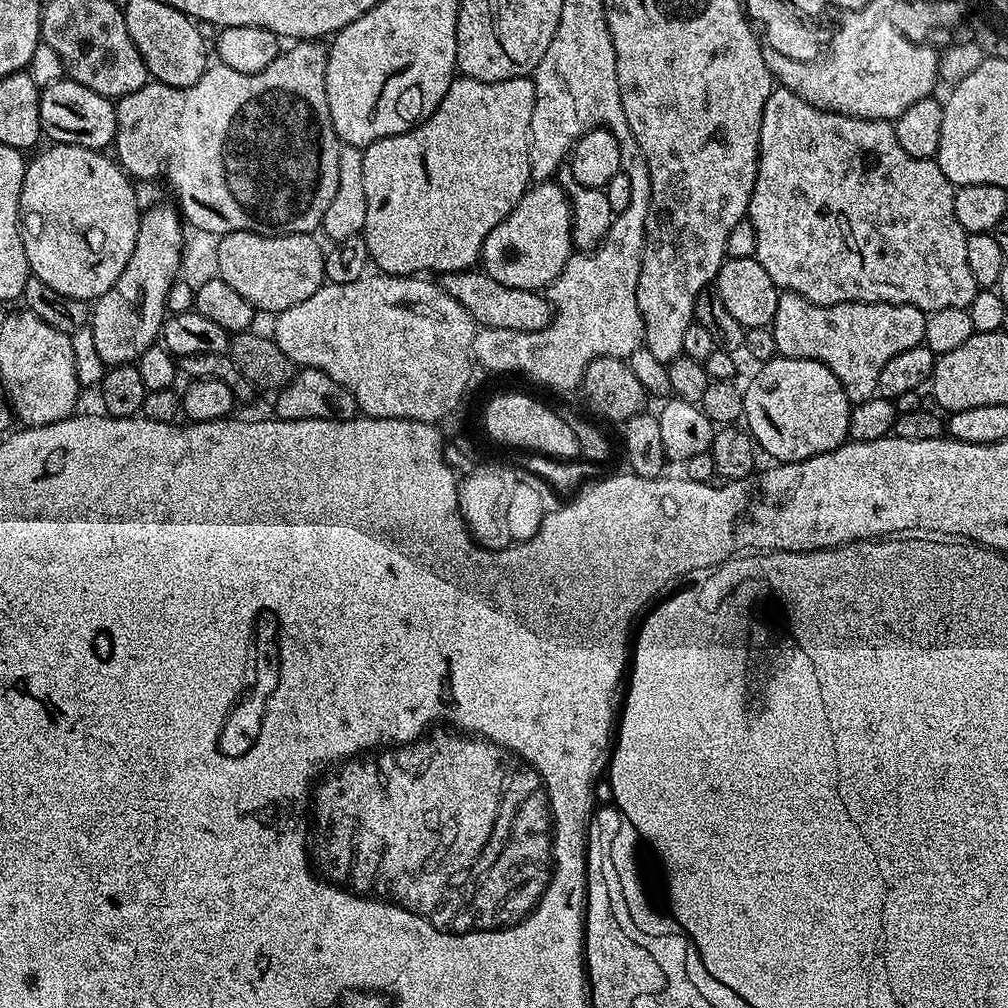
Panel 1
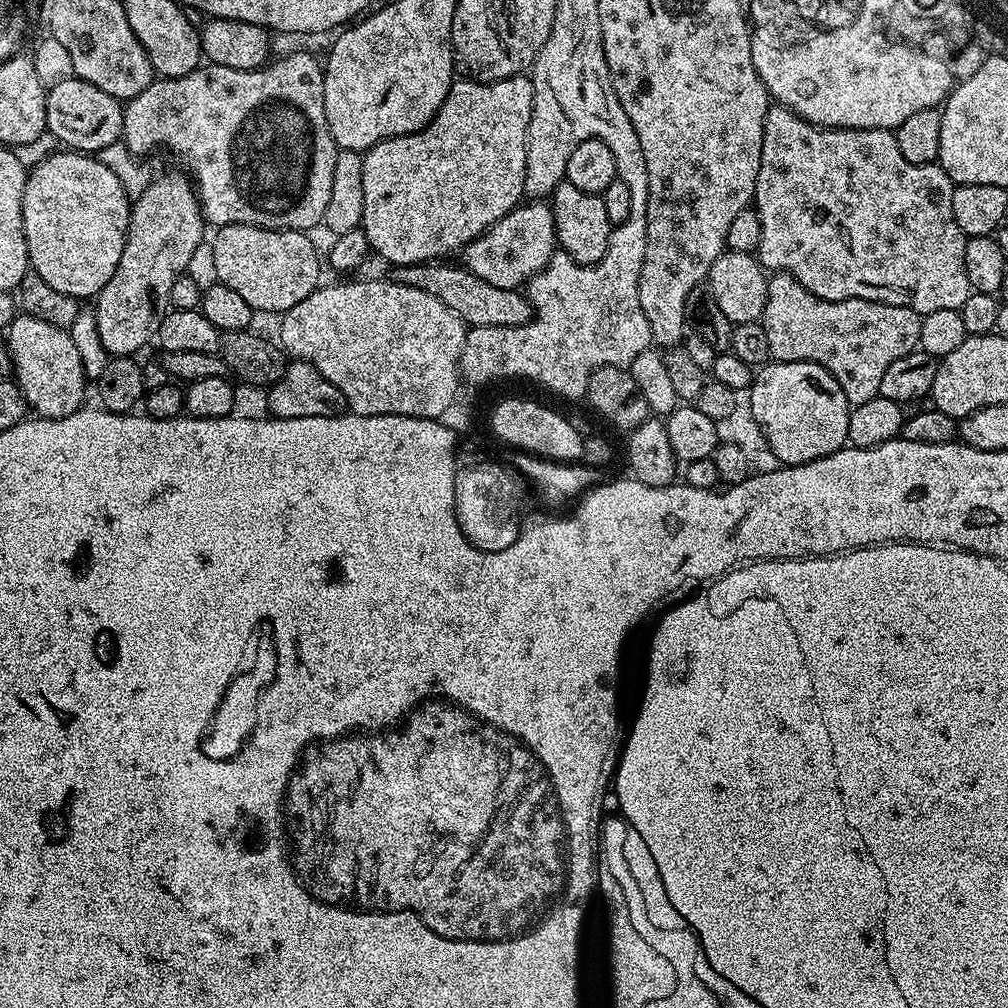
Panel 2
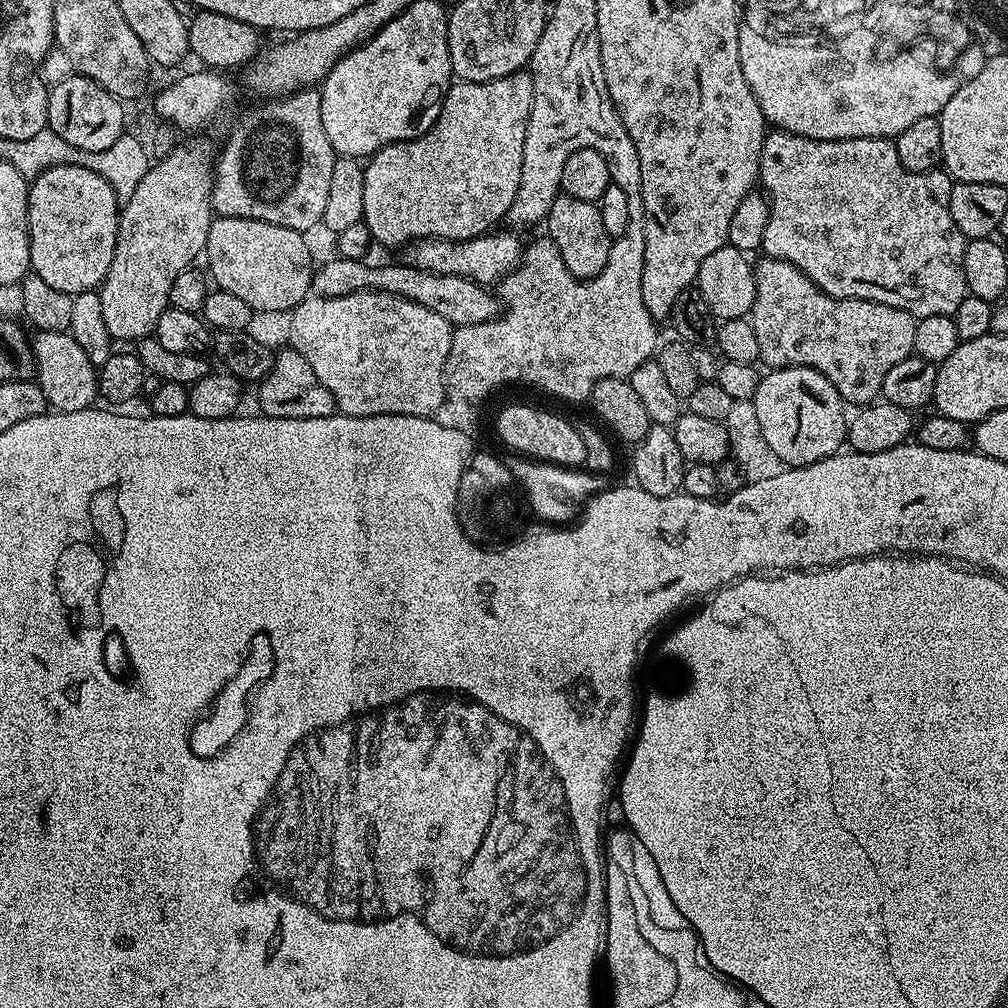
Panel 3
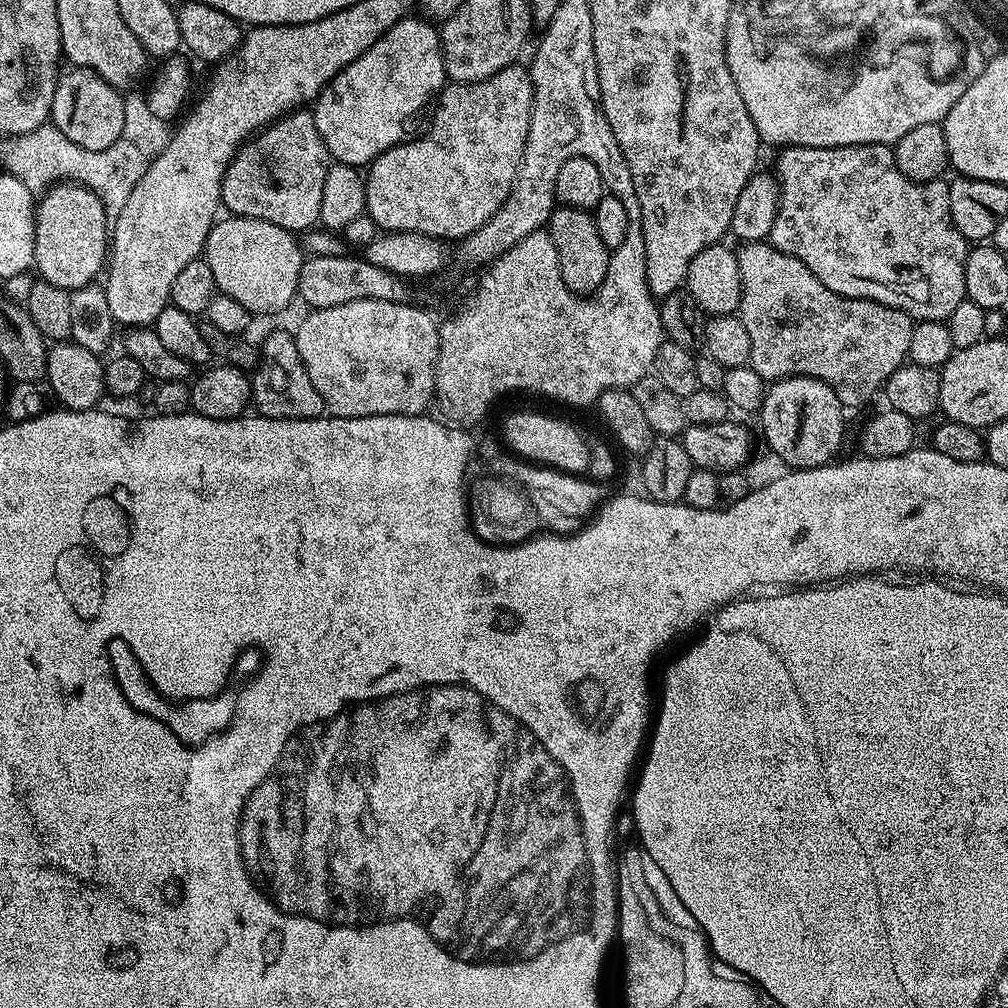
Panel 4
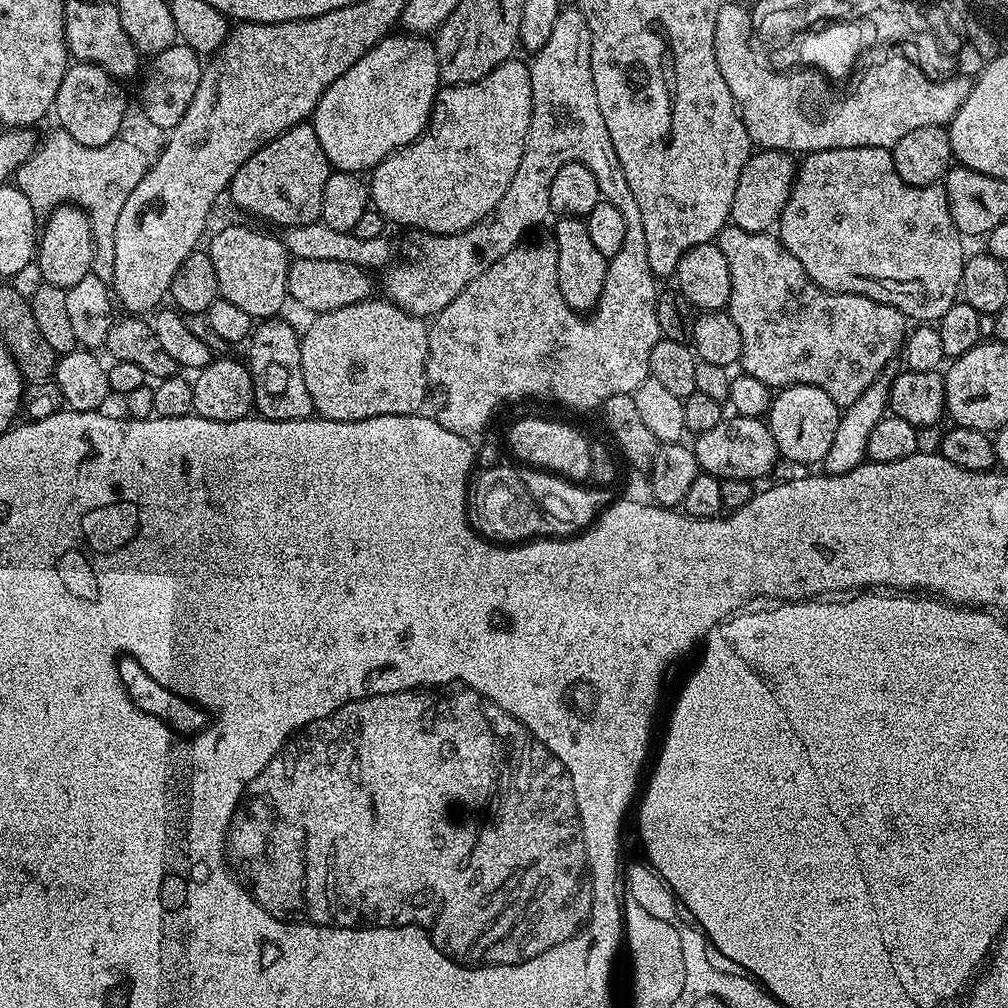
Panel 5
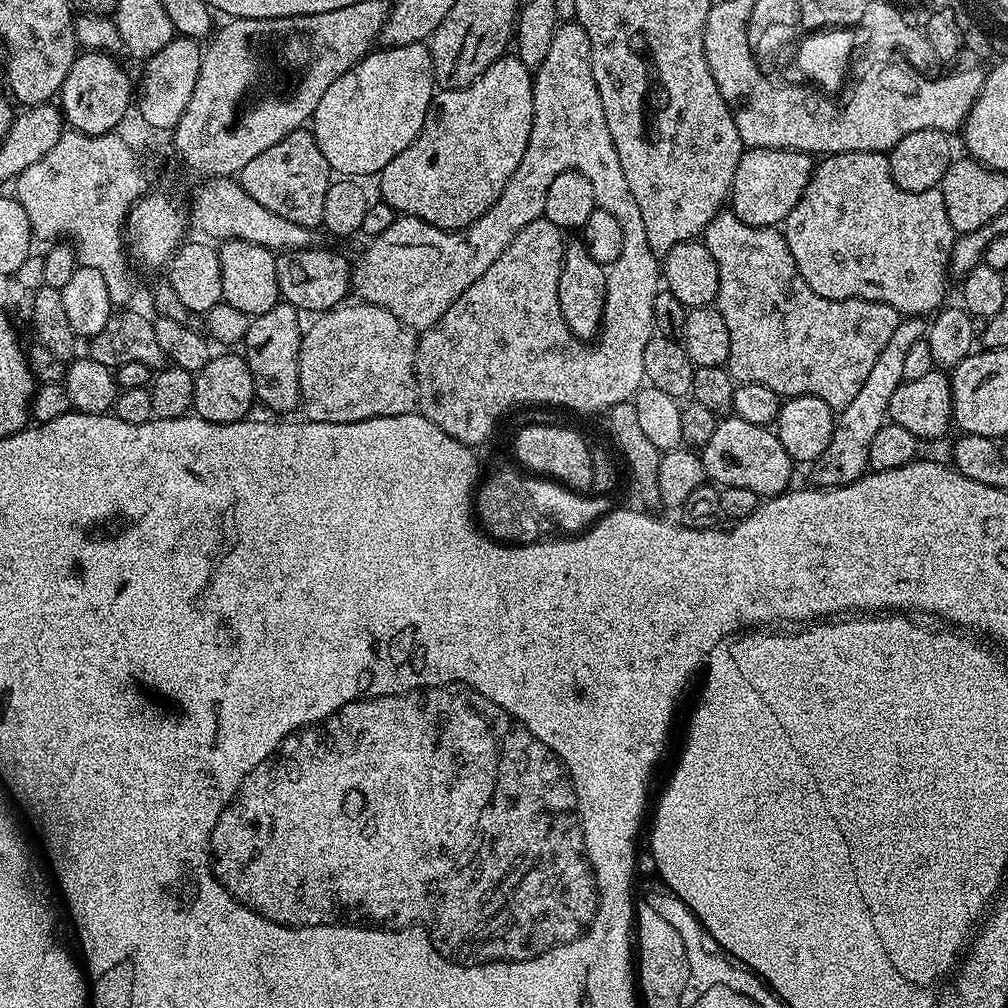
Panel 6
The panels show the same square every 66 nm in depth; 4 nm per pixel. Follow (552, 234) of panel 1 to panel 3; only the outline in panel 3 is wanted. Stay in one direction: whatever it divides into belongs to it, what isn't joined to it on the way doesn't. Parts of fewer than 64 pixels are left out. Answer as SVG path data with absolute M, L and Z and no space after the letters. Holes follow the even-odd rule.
M492 230L469 240L439 240L433 236L425 240L417 240L404 245L402 260L403 263L414 266L418 270L426 270L430 274L454 274L465 276L485 286L496 286L506 274L516 269L525 249L525 245L520 244L519 238L514 233L500 231Z

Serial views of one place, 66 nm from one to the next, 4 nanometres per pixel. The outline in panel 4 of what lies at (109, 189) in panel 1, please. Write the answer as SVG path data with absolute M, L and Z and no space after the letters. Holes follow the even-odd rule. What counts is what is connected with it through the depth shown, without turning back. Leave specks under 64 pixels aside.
M57 182L39 197L34 234L34 268L39 279L59 288L81 288L105 271L109 255L110 217L99 194L79 182Z

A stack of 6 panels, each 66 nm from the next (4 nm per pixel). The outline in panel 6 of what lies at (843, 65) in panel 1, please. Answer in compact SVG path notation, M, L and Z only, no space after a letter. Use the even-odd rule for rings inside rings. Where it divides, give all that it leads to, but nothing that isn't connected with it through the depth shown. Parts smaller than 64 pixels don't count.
M713 3L710 14L708 15L708 27L704 29L704 53L708 59L710 66L710 74L714 74L714 82L718 82L718 90L722 94L722 98L726 101L729 108L732 109L732 117L738 126L738 134L742 138L745 149L750 148L795 148L798 152L807 152L809 154L831 154L834 152L883 152L885 154L892 151L892 148L898 142L902 142L902 138L906 138L906 134L914 134L914 130L942 130L949 134L955 133L954 130L963 129L964 121L968 119L970 110L974 106L974 102L978 98L978 94L984 85L985 73L980 68L974 70L956 70L953 71L953 76L946 76L940 74L935 78L923 76L918 70L914 69L913 72L908 72L908 67L900 68L900 82L896 82L896 74L894 74L894 82L890 78L890 88L866 88L866 98L864 92L856 93L856 101L848 106L842 112L837 112L836 108L831 107L831 100L826 102L821 100L820 96L816 96L815 91L810 92L804 82L798 84L771 84L770 81L764 77L764 72L759 68L757 57L753 55L750 42L747 41L747 30L744 28L728 28L728 18L726 18L728 10L722 6L719 8L716 3Z

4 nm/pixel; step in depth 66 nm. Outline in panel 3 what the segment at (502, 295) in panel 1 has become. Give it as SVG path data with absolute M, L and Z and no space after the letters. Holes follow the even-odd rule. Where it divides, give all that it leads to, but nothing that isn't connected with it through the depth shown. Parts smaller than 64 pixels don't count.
M333 258L317 267L312 274L312 292L318 296L345 296L355 292L389 292L398 298L406 298L442 314L446 322L456 328L474 326L486 320L494 320L500 315L500 297L491 287L474 282L465 276L454 274L430 274L414 266L397 264L368 264L367 259L342 260Z

